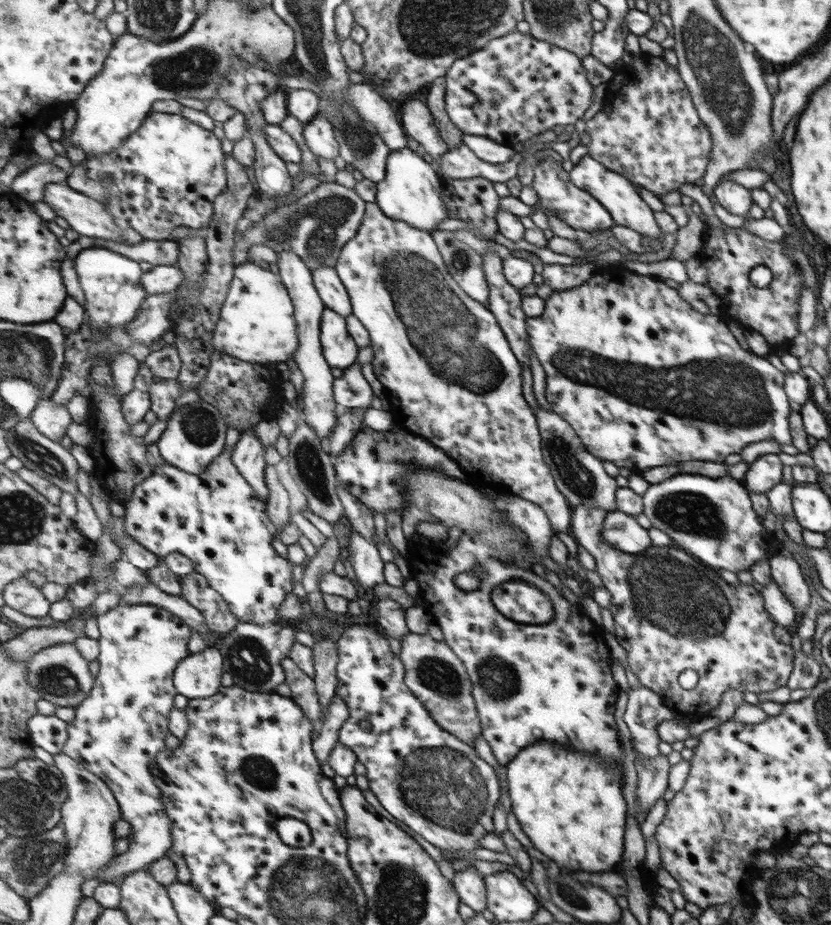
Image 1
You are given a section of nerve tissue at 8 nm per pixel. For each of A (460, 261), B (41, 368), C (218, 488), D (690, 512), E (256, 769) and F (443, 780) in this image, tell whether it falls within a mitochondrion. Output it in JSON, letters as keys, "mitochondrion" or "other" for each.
{"A":"mitochondrion","B":"mitochondrion","C":"other","D":"mitochondrion","E":"mitochondrion","F":"mitochondrion"}

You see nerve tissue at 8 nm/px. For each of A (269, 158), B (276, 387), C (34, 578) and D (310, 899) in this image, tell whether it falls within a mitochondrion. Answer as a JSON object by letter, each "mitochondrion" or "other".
{"A":"other","B":"other","C":"other","D":"mitochondrion"}

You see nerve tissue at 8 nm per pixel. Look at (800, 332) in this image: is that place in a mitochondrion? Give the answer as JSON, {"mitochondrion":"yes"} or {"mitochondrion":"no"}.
{"mitochondrion":"no"}

